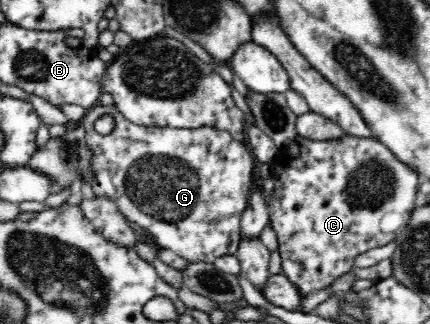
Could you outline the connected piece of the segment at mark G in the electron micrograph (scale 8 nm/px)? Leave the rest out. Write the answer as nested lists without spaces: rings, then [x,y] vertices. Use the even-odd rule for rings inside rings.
[[[97,104],[87,110],[82,122],[85,142],[92,156],[92,191],[98,197],[112,201],[132,225],[142,227],[154,247],[170,249],[192,263],[212,263],[223,255],[237,255],[241,241],[241,217],[248,209],[248,199],[254,185],[254,156],[250,154],[247,142],[240,142],[232,134],[215,127],[176,129],[138,125],[128,121],[114,104]],[[104,115],[111,115],[115,121],[114,129],[107,135],[101,135],[94,128],[96,119]]]

